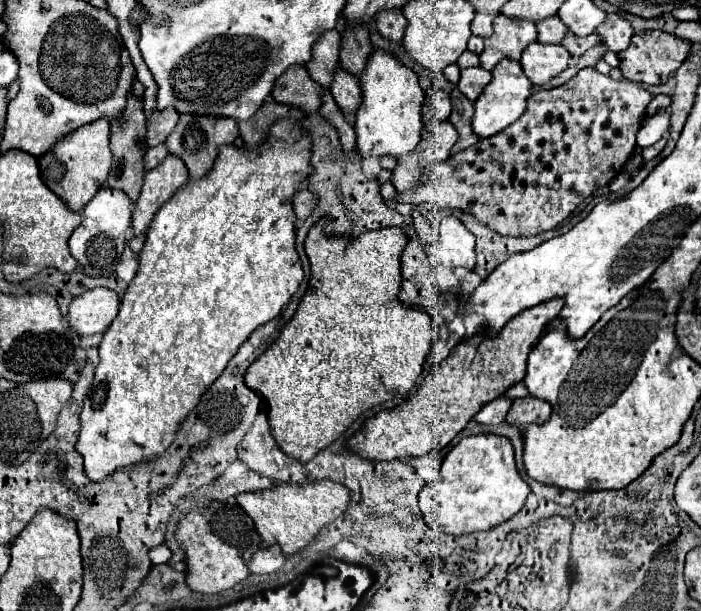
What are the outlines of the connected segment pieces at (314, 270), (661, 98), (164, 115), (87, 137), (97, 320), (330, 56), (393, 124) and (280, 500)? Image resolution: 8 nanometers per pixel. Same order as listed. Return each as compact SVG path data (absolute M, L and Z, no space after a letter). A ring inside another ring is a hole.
M321 224L311 228L305 240L305 252L311 262L309 288L293 320L245 374L245 384L267 400L271 436L287 456L303 464L311 462L317 452L343 436L367 408L389 400L397 390L411 390L415 386L431 350L435 328L427 312L407 308L397 298L401 284L399 258L405 244L407 236L401 228L373 230L353 240L325 236Z
M657 94L653 100L651 100L651 106L647 110L647 114L655 114L659 108L667 108L671 104L671 96L669 94Z
M165 108L165 112L153 110L151 118L147 118L147 124L149 124L149 132L145 132L147 144L149 146L163 144L169 132L175 128L177 120L179 120L179 114L173 112L173 108Z
M101 118L91 124L85 124L67 136L63 136L53 150L45 152L37 158L39 172L43 182L67 202L67 206L75 212L83 210L83 206L101 190L107 180L111 168L111 150L109 150L109 120Z
M93 288L69 304L69 328L79 336L103 334L119 312L119 296L109 288Z
M329 30L317 44L313 44L313 60L307 64L307 72L323 88L329 88L333 72L339 66L339 40L339 32Z
M375 48L369 54L365 70L357 76L361 84L361 106L357 110L355 134L357 150L367 156L401 156L411 152L421 138L421 108L425 94L413 70L403 66L393 54Z
M329 480L307 484L283 482L267 490L237 494L237 504L245 508L245 512L251 516L263 546L279 544L285 556L291 556L305 548L313 540L313 536L321 530L321 526L333 522L337 516L341 516L341 512L345 512L349 504L349 490L343 484Z

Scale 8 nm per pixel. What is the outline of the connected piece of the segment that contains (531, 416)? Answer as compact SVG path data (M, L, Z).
M525 396L525 398L513 400L513 406L505 420L509 424L525 428L531 422L543 424L545 420L549 420L549 416L551 416L551 404L547 400L541 400L535 396Z

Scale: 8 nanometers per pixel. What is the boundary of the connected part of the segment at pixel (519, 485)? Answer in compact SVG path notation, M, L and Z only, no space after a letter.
M475 434L461 438L445 456L439 480L427 482L419 492L419 508L425 522L447 534L467 534L493 528L517 514L529 494L527 482L519 476L513 458L513 444L505 436Z

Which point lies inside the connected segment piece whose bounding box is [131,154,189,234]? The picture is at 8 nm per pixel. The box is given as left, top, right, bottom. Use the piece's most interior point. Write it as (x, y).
(160, 183)

